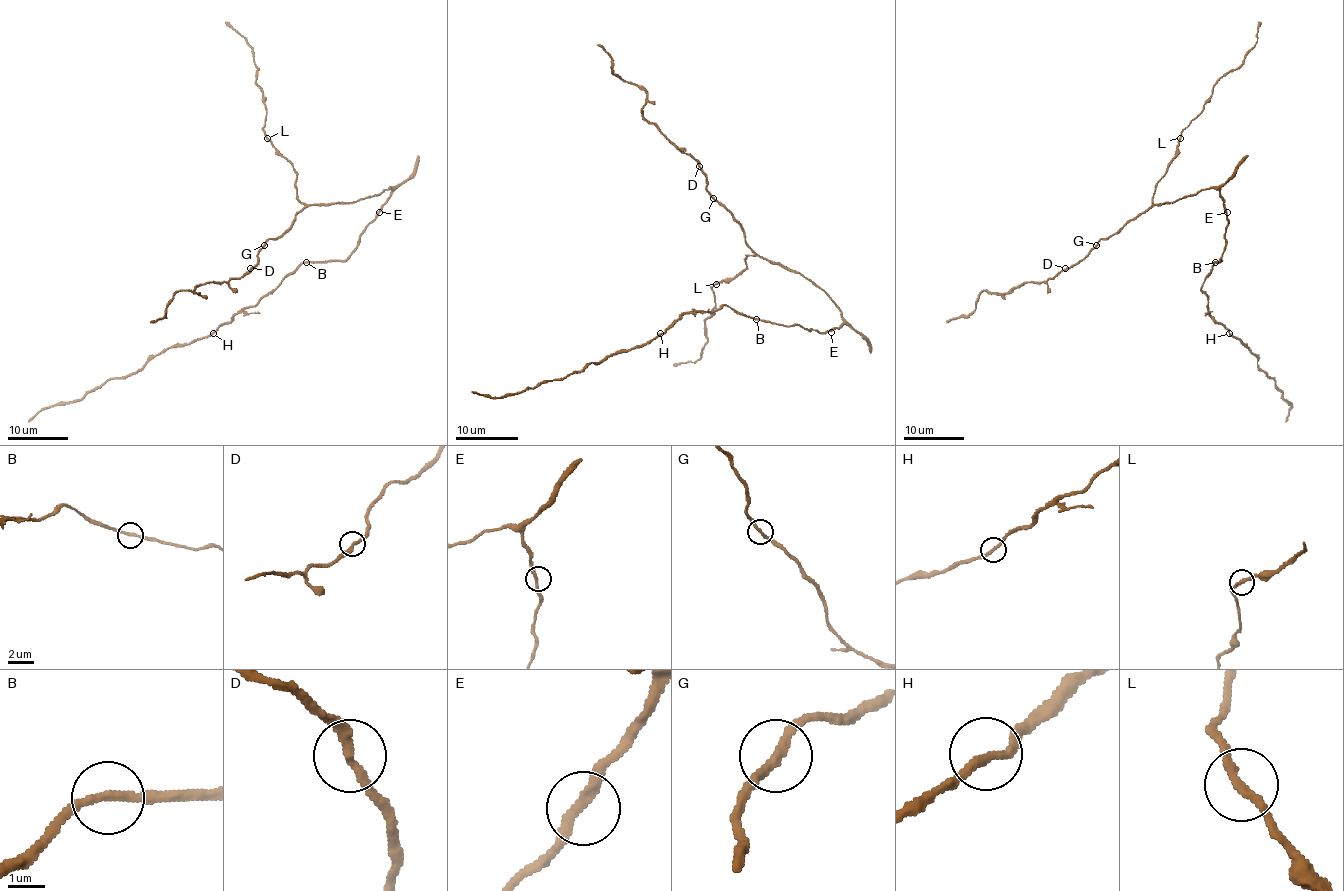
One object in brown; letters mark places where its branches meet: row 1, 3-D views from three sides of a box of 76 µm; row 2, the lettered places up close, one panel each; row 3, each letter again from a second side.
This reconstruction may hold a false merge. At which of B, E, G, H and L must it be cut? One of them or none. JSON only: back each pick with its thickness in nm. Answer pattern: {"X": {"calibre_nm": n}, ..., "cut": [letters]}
{"cut": []}

